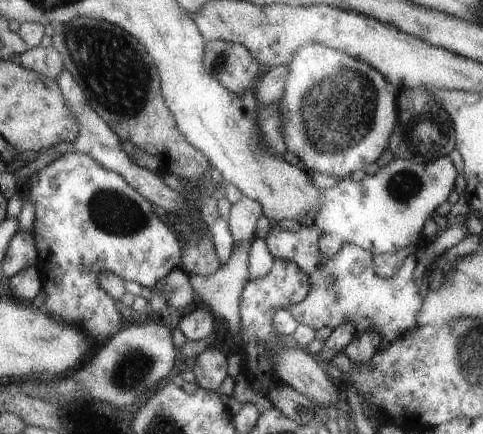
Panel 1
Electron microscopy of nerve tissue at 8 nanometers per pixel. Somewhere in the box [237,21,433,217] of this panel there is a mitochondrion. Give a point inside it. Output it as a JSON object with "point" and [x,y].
{"point":[342,90]}

